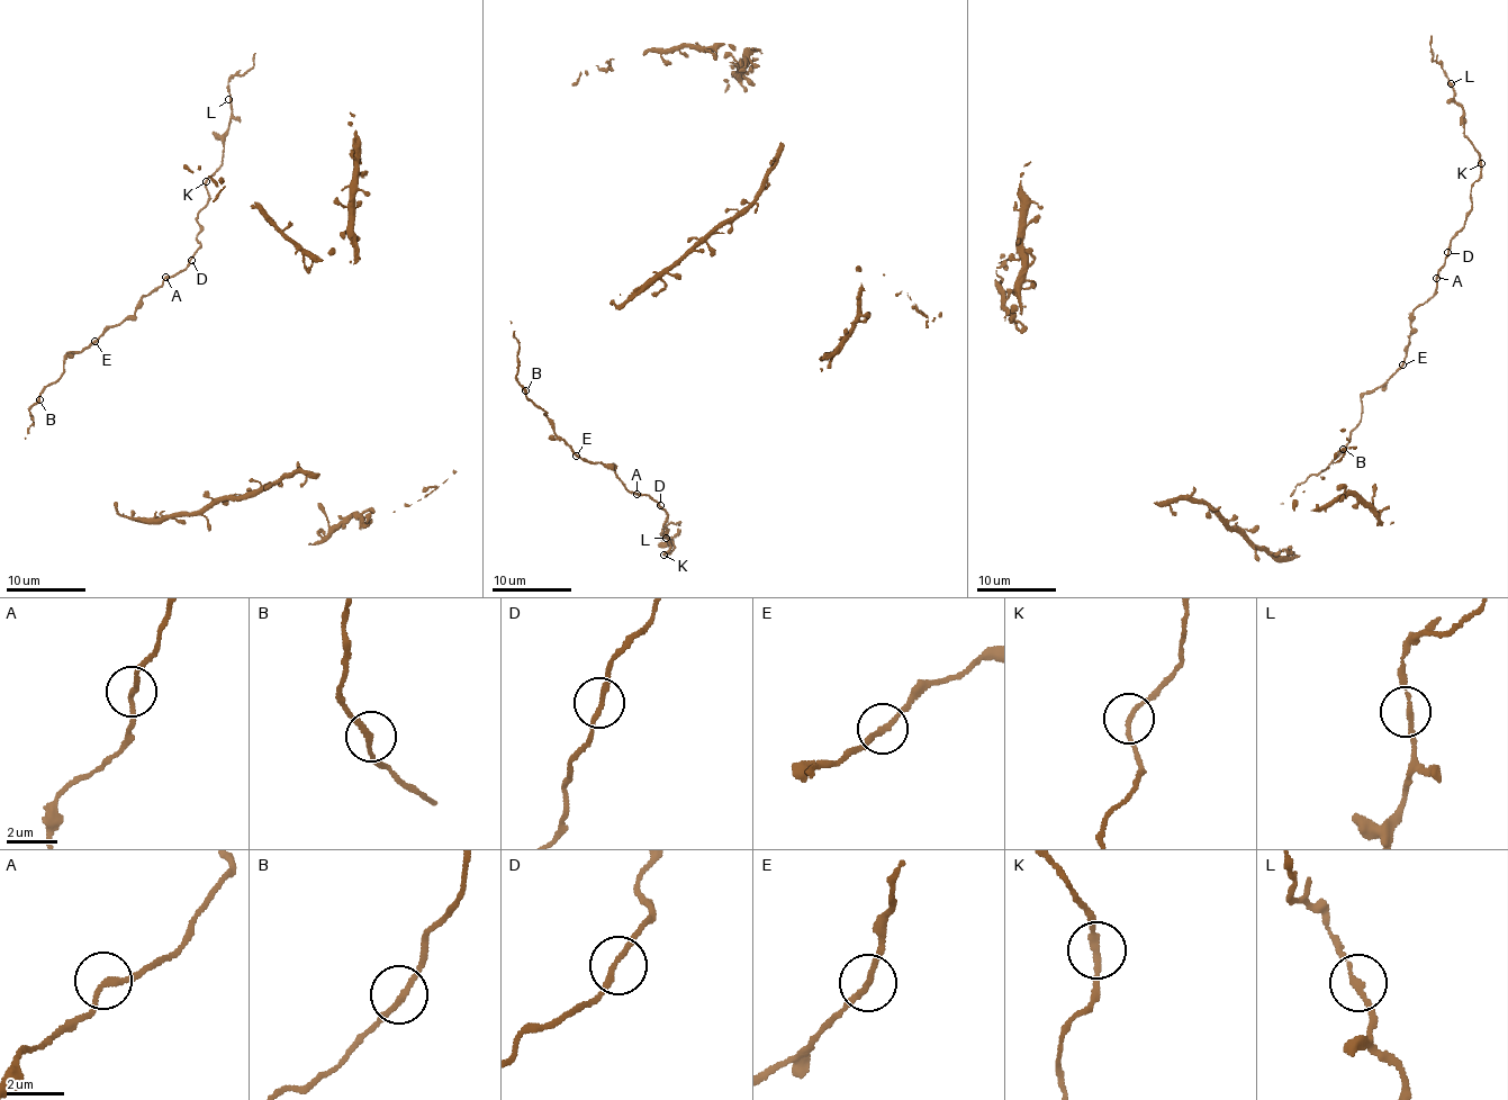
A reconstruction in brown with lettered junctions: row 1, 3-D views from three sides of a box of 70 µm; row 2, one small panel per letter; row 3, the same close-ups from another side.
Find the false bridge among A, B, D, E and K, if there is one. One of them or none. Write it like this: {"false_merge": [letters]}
{"false_merge": []}

